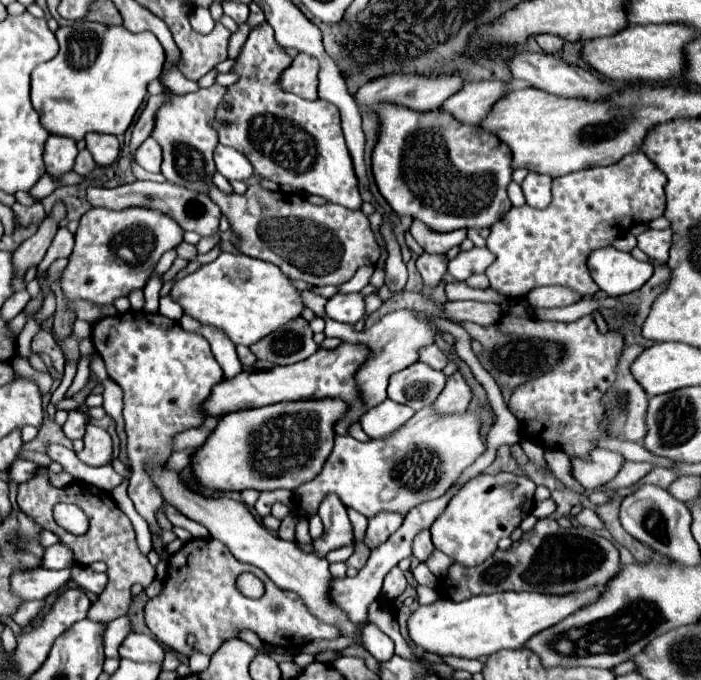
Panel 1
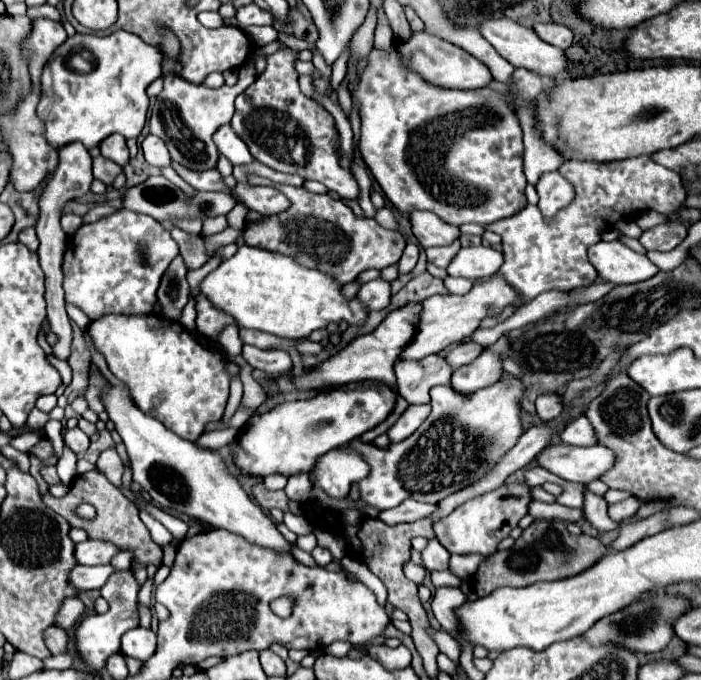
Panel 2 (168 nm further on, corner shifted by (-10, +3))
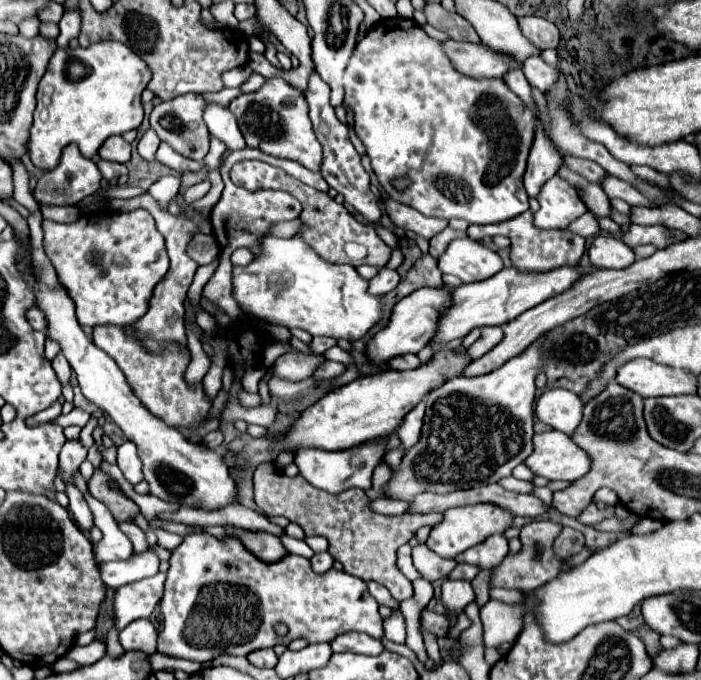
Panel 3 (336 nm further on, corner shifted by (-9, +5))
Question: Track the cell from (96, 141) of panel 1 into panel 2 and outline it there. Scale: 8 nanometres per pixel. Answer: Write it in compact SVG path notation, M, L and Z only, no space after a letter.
M118 133L106 137L100 143L100 151L106 159L118 163L118 165L126 165L128 163L128 147L126 147L126 139Z

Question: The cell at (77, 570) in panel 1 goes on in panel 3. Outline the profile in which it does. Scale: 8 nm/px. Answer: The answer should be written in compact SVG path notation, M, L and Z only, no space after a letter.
M157 573L155 577L141 579L137 583L129 583L115 589L113 627L121 631L135 619L141 617L149 619L149 615L153 613L155 605L163 595L163 583L165 583L165 573Z

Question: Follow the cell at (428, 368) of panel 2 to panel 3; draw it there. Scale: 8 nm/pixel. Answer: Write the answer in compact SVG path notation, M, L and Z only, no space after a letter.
M401 355L401 357L393 357L391 361L389 361L389 367L391 369L395 369L395 371L407 371L407 369L417 369L417 367L421 367L423 365L423 361L417 357L417 355Z

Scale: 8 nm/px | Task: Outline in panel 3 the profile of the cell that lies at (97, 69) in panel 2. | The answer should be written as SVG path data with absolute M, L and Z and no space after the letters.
M101 41L77 49L59 47L39 83L29 141L31 161L41 169L53 169L61 149L69 143L77 143L85 157L93 157L107 137L137 129L143 121L141 93L149 81L149 65L125 43Z

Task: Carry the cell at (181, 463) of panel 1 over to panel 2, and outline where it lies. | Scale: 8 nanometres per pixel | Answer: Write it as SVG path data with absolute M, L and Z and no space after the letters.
M226 427L222 431L210 431L210 433L204 433L198 437L198 445L204 447L204 449L220 449L224 445L228 445L230 441L234 441L238 437L240 429L236 427Z

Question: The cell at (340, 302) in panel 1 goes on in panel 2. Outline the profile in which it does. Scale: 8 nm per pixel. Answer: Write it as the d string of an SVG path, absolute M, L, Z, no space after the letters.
M374 279L362 285L358 299L368 307L368 311L384 309L390 303L390 283L384 279Z

